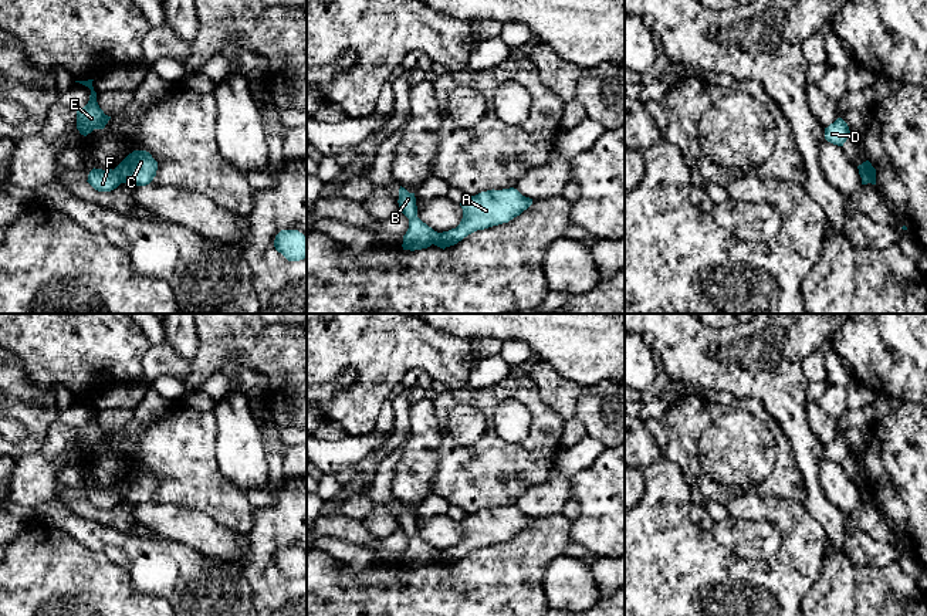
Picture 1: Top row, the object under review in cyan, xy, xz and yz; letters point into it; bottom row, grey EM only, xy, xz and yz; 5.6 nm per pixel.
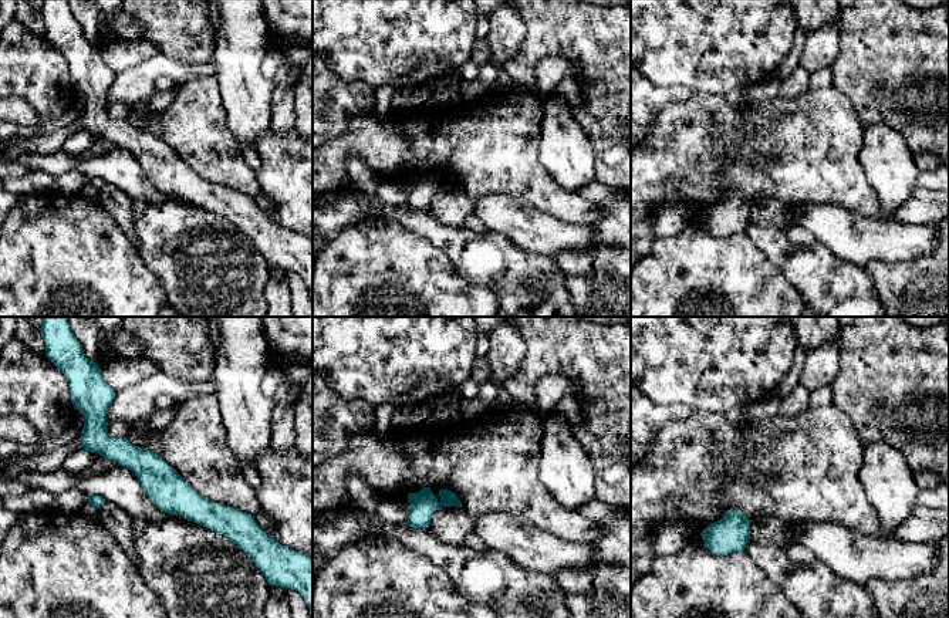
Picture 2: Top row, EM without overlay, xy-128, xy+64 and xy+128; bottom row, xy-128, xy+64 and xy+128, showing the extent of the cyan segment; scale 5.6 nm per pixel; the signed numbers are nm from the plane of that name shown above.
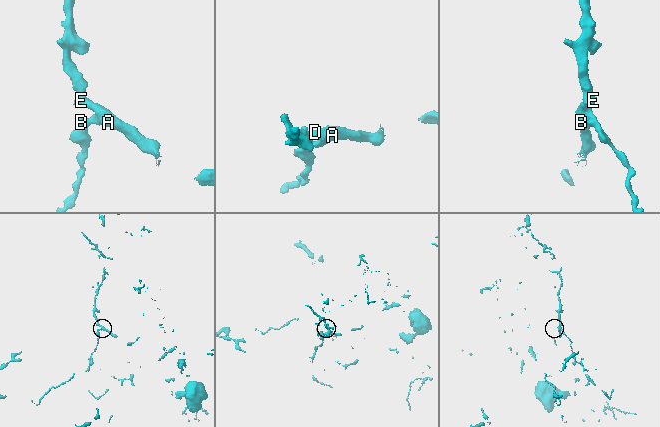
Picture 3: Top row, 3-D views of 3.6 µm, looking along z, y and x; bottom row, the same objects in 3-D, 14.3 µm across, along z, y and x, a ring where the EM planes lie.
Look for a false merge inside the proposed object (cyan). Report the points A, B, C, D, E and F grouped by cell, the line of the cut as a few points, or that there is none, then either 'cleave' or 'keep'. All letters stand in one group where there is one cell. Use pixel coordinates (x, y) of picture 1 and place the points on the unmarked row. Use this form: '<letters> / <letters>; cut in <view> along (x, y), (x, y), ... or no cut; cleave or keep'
A C D E / B F; cut in xy along (112, 488), (121, 500); cleave

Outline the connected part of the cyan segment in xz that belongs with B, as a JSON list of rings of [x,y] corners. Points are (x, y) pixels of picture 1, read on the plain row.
[[[400,504],[397,521],[400,529],[409,537],[409,546],[403,554],[403,568],[415,569],[430,565],[437,556],[437,549],[417,535],[415,511],[409,511]]]

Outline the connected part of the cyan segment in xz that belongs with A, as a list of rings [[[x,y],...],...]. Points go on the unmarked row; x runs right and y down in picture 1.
[[[517,507],[487,508],[466,515],[460,524],[463,537],[456,546],[437,551],[434,563],[446,566],[457,562],[468,552],[493,544],[508,541],[532,522],[532,517],[522,514]]]

